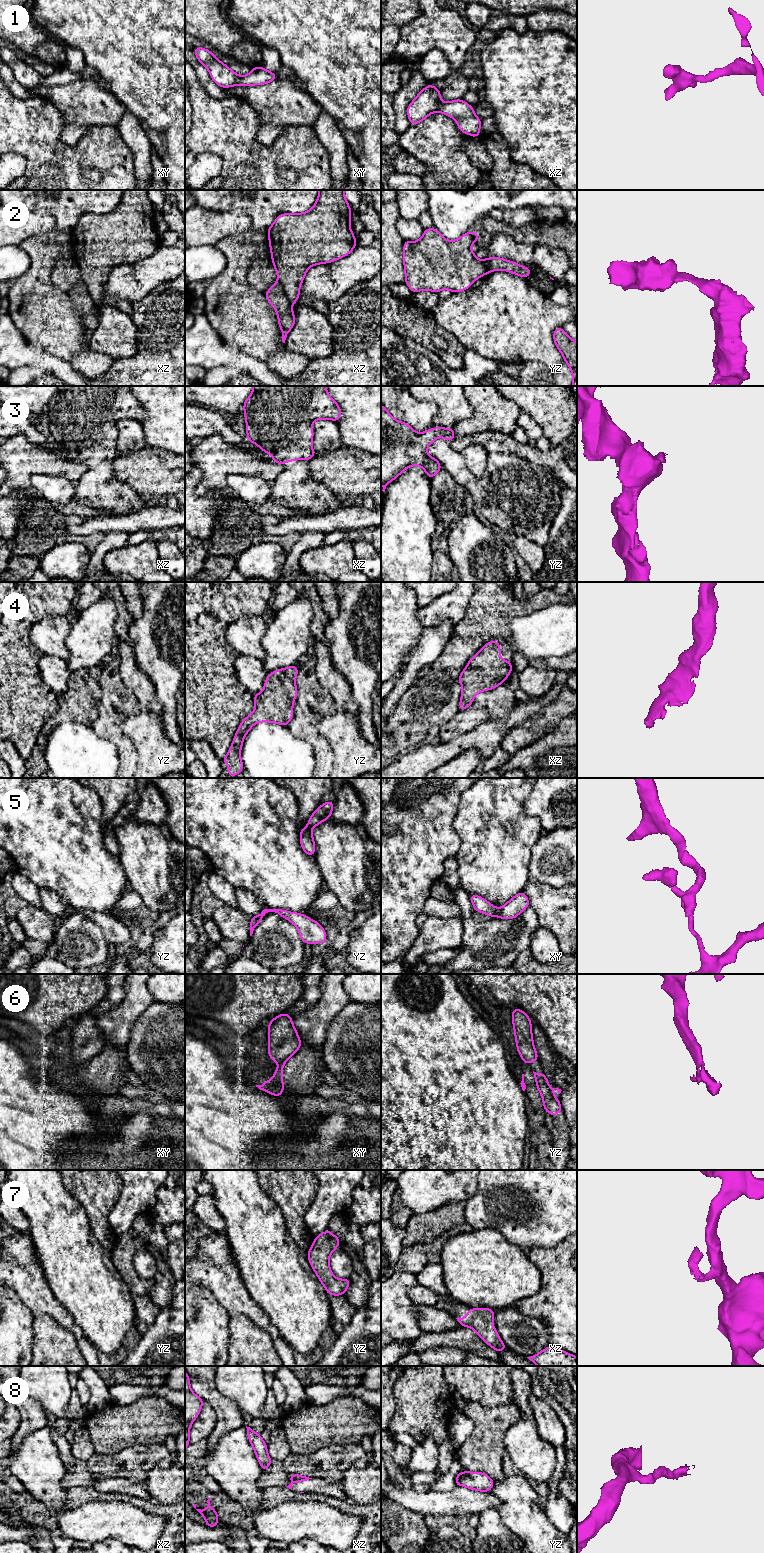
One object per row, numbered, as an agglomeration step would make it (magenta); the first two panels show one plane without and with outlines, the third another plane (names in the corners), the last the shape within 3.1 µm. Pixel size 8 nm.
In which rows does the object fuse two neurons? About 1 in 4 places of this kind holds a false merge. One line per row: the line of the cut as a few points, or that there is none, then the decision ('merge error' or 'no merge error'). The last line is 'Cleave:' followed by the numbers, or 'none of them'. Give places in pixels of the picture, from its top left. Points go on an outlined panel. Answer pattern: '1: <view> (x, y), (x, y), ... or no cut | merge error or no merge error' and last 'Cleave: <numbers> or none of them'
1: no cut | no merge error
2: xz (278, 281), (291, 303) | merge error
3: no cut | no merge error
4: no cut | no merge error
5: xy (498, 910), (495, 915) | merge error
6: no cut | no merge error
7: no cut | no merge error
8: no cut | no merge error
Cleave: 2, 5

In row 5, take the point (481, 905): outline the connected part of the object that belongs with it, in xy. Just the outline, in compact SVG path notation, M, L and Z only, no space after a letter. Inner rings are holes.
M470 894L469 896L475 911L486 914L490 917L495 917L497 915L497 908L487 900L476 894Z

